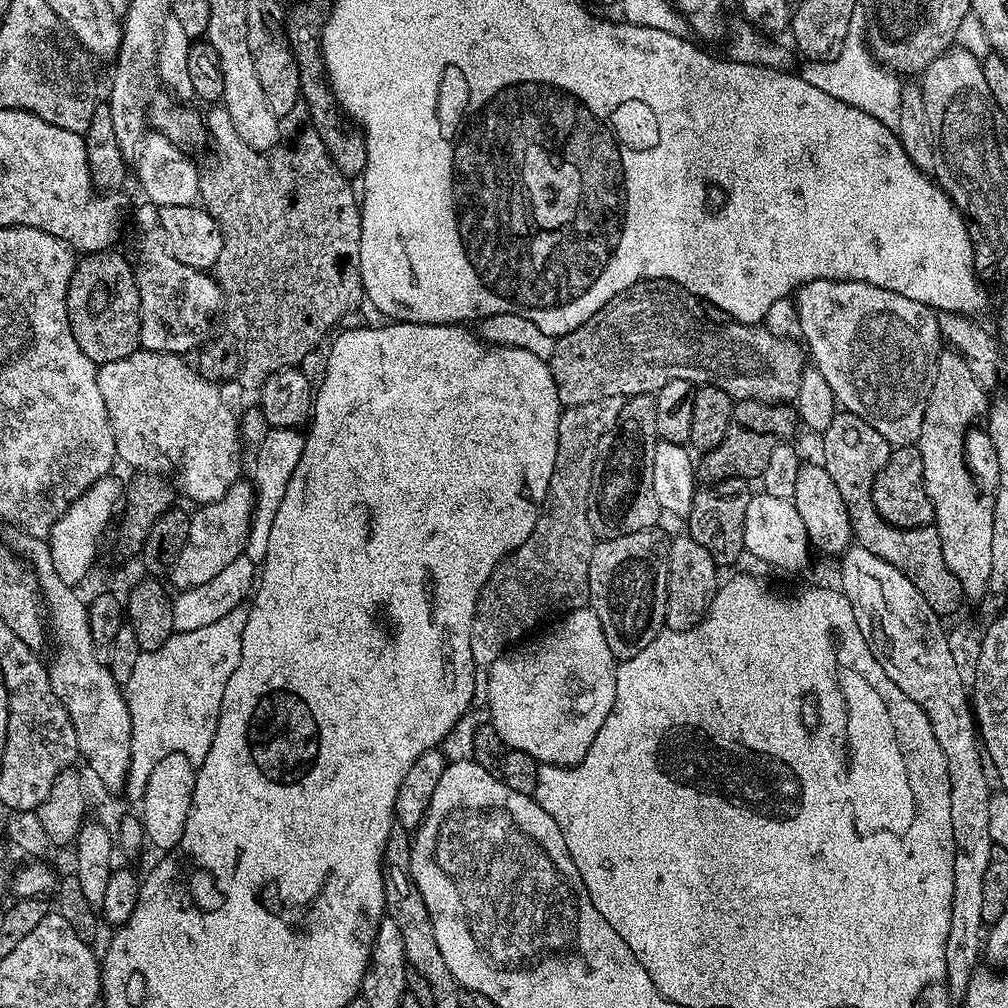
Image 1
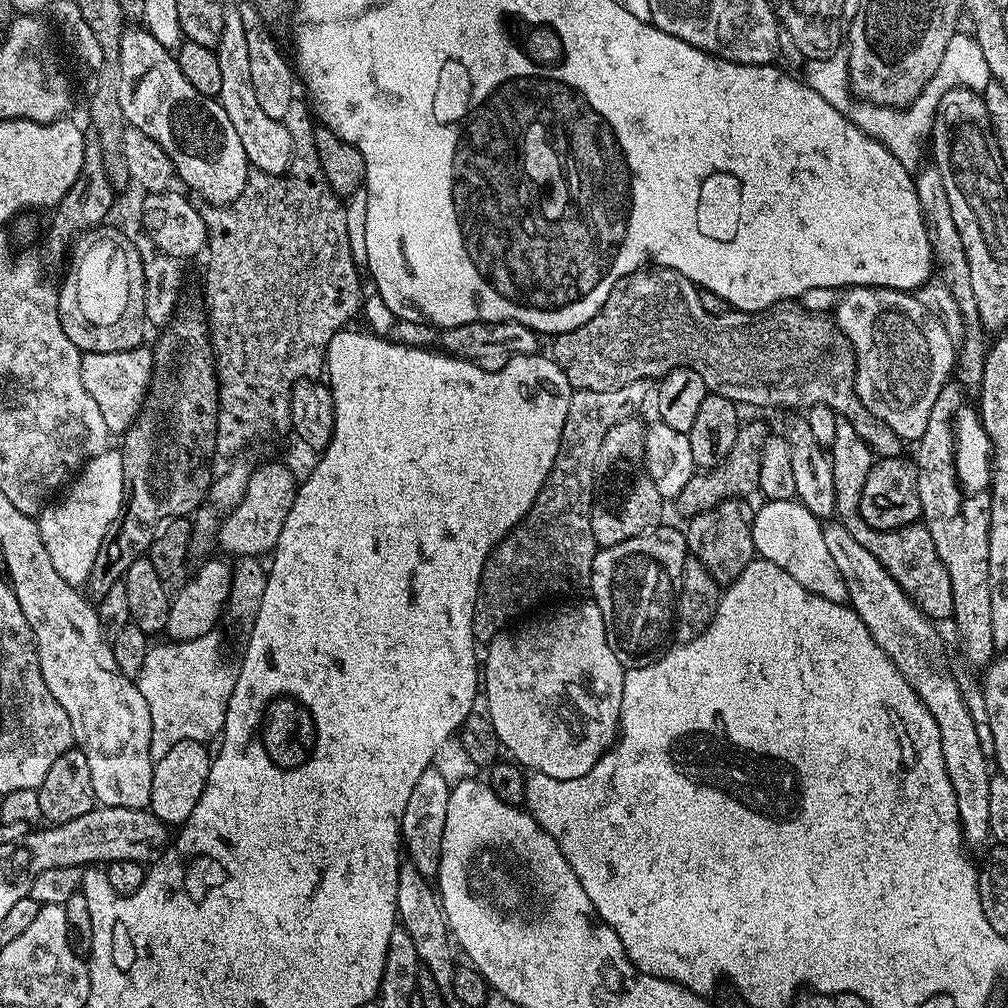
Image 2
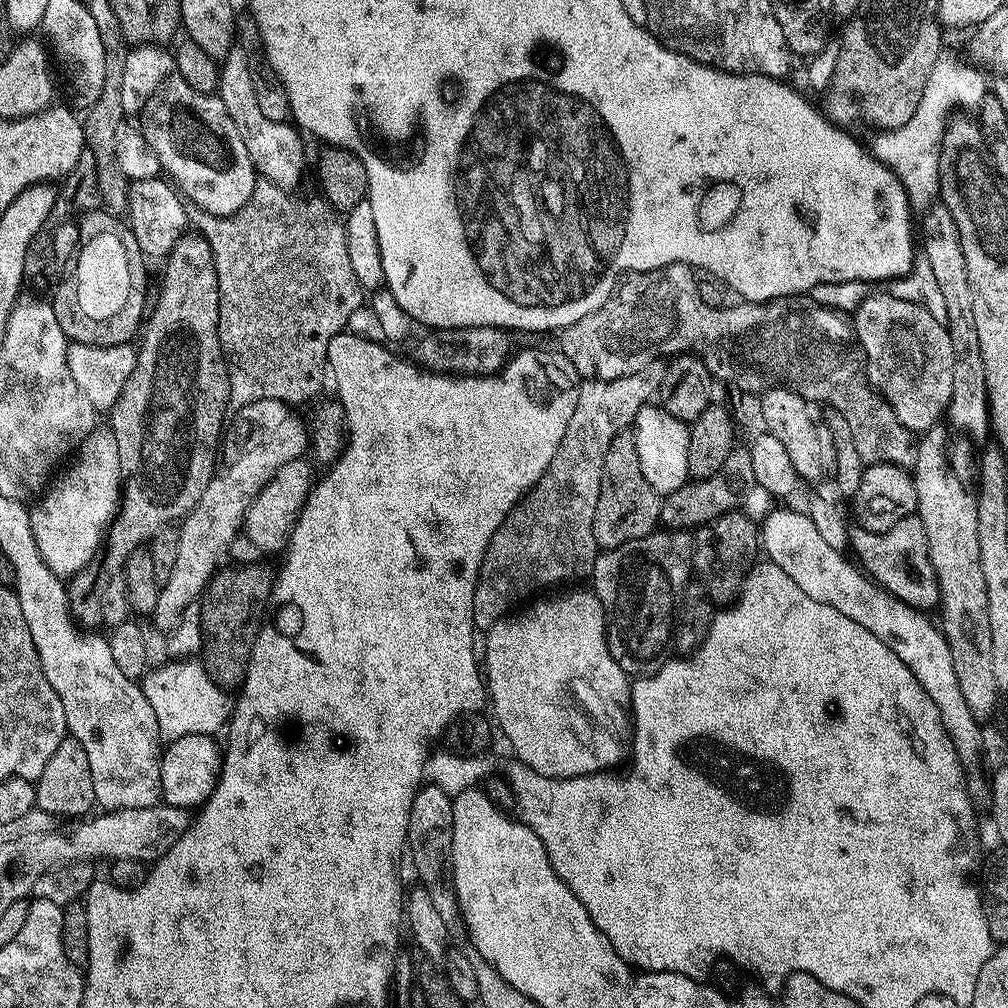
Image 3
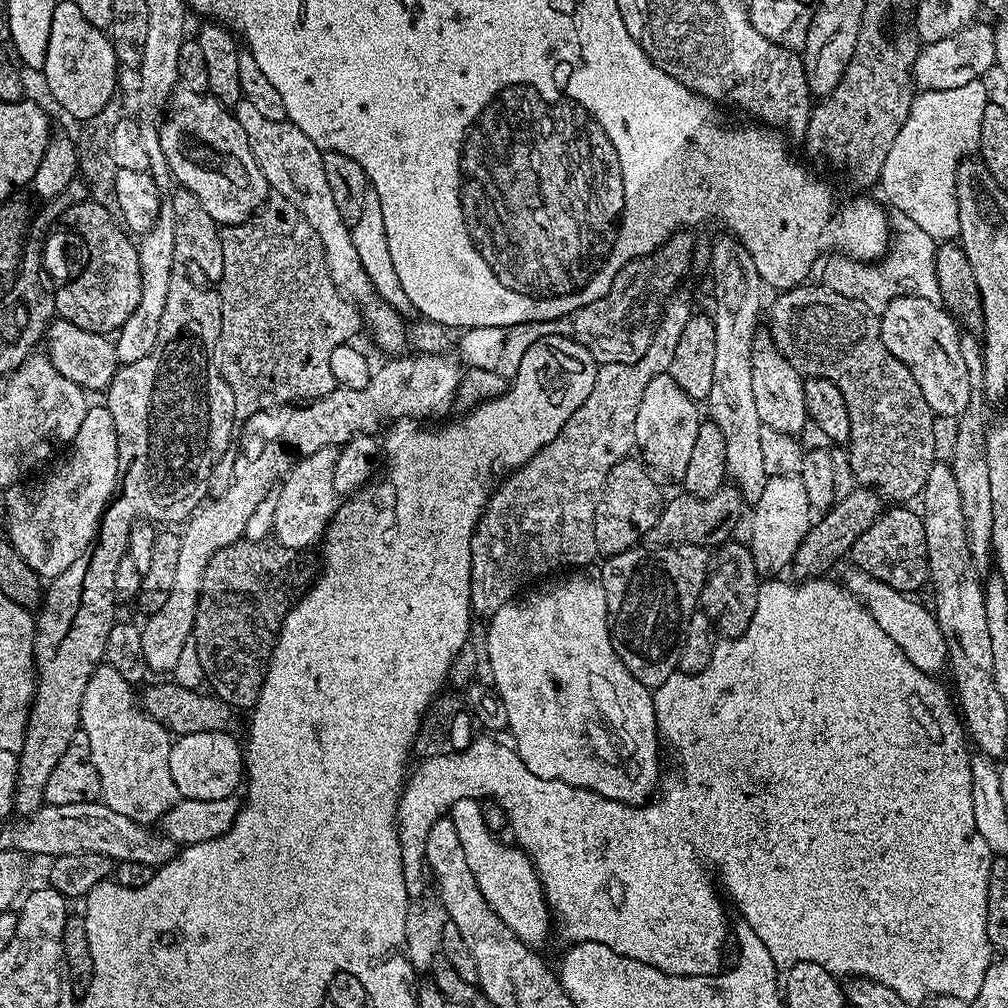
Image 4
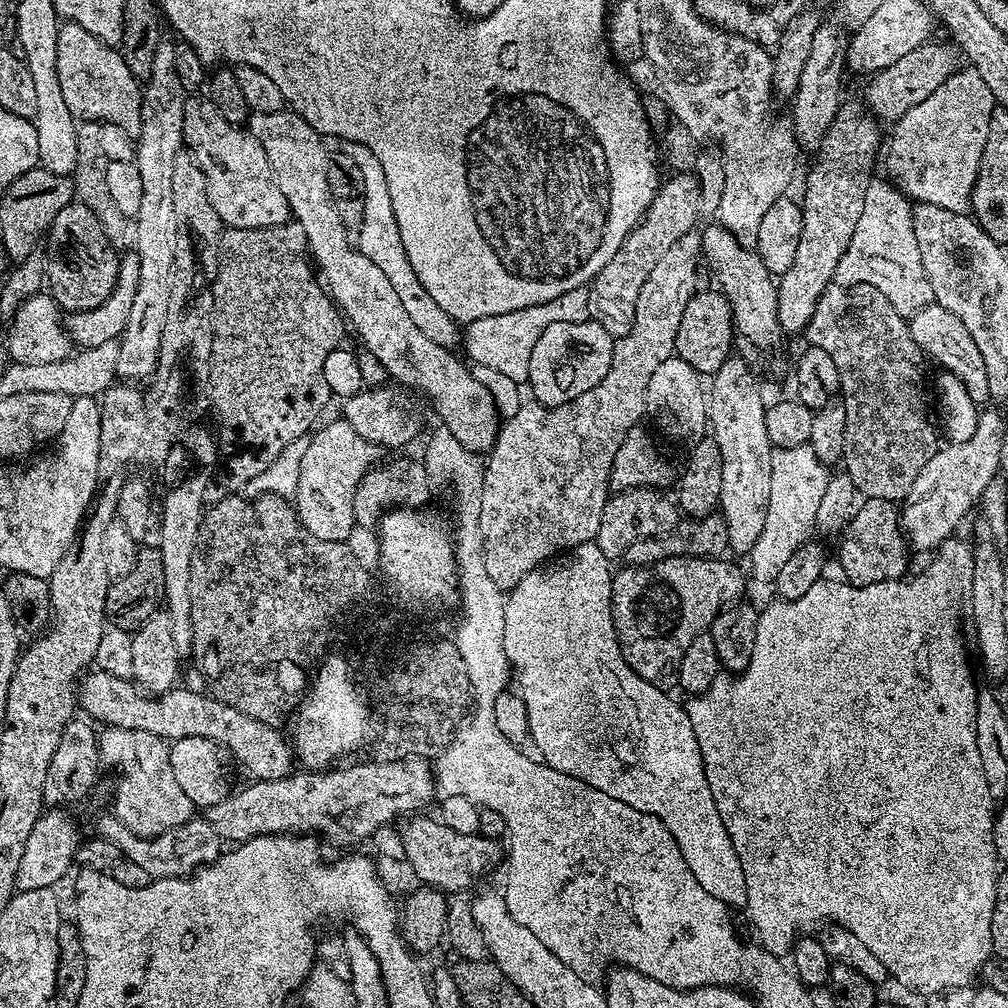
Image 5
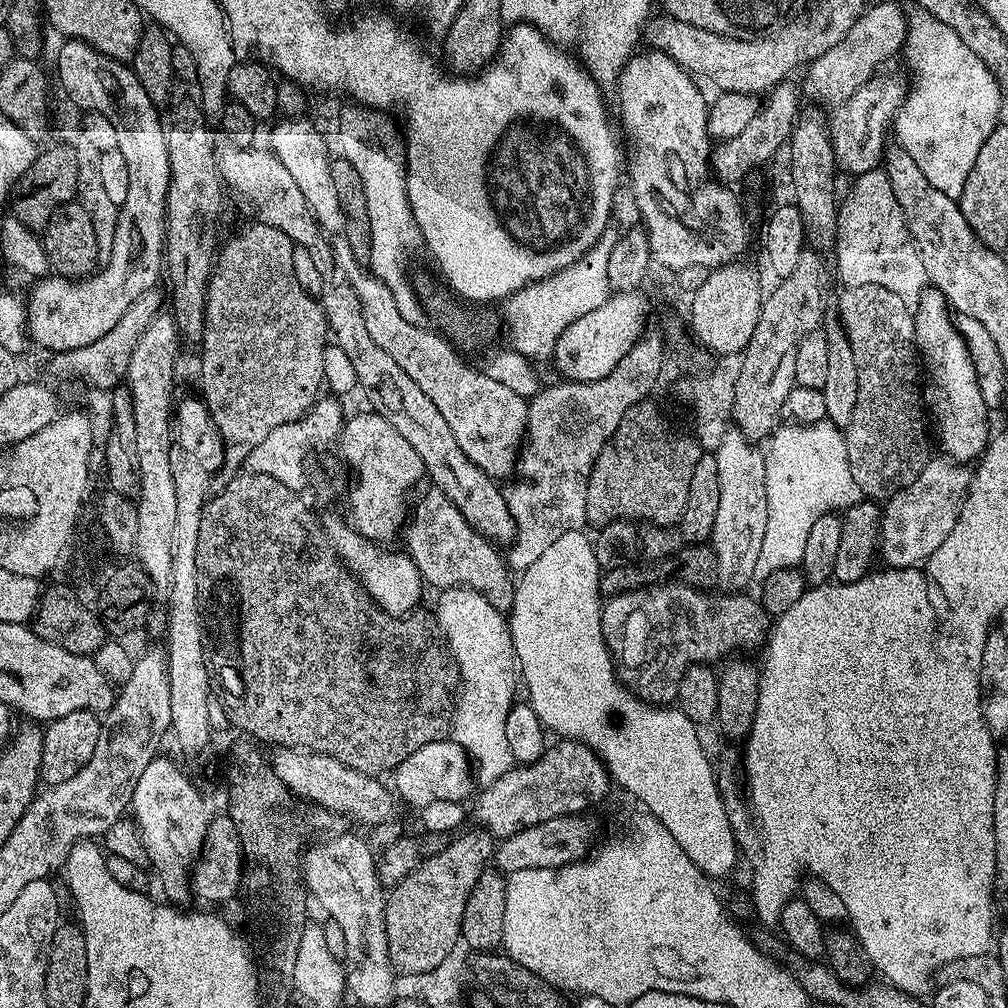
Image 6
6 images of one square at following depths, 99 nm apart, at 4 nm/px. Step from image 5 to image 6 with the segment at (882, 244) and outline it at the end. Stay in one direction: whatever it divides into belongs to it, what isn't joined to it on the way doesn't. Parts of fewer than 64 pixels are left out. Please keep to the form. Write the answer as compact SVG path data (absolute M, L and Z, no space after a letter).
M883 167L875 168L851 182L848 197L845 200L843 197L838 204L838 235L834 241L836 272L840 275L841 285L844 288L853 288L855 284L886 286L886 290L894 290L894 294L898 294L908 308L915 310L929 279L926 266L922 266L922 258L906 226L902 206L898 206L898 198L894 198L894 186L890 186L887 171Z

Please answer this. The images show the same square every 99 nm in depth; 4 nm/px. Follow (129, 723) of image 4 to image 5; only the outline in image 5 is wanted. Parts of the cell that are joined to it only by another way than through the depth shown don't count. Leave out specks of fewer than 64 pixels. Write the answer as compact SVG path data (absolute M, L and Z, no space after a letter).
M105 727L99 733L103 763L120 764L114 815L136 835L152 837L158 830L182 826L194 816L194 806L178 786L170 766L169 741L146 730Z

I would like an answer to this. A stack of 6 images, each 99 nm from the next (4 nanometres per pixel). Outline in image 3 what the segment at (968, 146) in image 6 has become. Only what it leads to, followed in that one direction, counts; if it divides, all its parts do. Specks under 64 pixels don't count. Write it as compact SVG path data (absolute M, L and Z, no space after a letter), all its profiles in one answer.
M941 54L934 62L934 70L930 70L928 79L928 90L922 94L922 102L918 102L918 110L914 118L906 126L898 126L892 132L881 132L875 138L876 141L870 144L870 151L877 160L883 162L889 170L894 173L902 182L904 193L908 195L909 205L916 210L927 210L937 203L940 195L940 147L944 141L944 128L947 127L954 110L961 104L961 109L976 110L979 108L986 93L986 80L980 72L967 68L956 56Z

